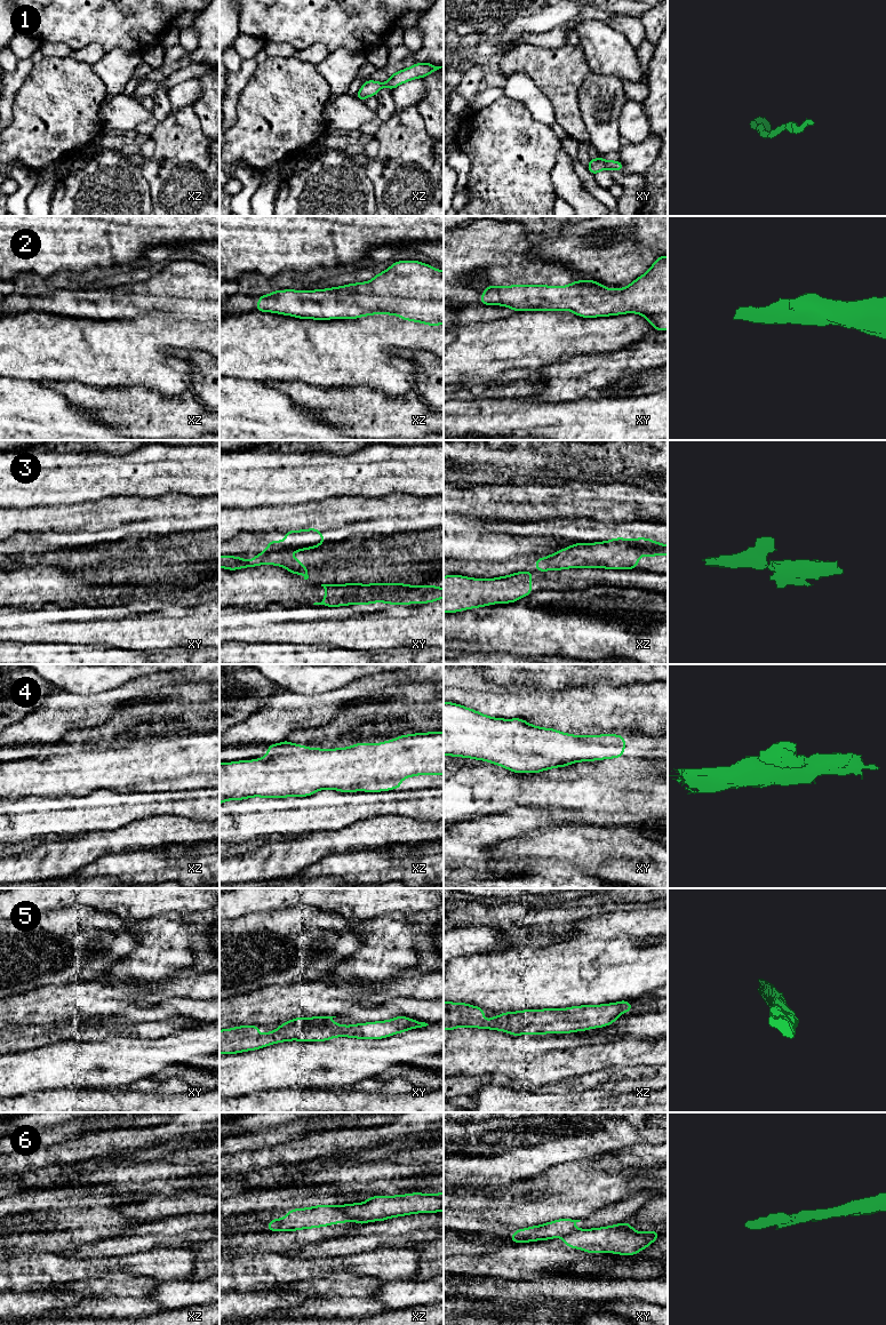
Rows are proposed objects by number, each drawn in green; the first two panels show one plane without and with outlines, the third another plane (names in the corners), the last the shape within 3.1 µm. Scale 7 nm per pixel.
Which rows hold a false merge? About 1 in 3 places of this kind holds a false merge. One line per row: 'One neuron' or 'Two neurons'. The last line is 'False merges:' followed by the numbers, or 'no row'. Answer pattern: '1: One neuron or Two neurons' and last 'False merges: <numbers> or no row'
1: One neuron
2: One neuron
3: Two neurons
4: One neuron
5: One neuron
6: Two neurons
False merges: 3, 6

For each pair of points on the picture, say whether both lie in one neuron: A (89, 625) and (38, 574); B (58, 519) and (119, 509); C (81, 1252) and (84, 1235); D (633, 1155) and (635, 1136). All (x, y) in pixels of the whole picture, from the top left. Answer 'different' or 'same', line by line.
A: different
B: same
C: different
D: different

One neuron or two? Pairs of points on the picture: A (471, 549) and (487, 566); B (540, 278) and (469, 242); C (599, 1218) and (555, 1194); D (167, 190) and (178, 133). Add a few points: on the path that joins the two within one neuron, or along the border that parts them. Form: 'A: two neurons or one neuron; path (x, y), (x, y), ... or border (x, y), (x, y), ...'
A: two neurons; border (456, 557), (469, 560), (509, 560)
B: one neuron; path (523, 278), (517, 278), (486, 249)
C: two neurons; border (616, 1203), (611, 1203), (585, 1218), (565, 1219)
D: one neuron; path (174, 176), (174, 165), (178, 160), (178, 146)

